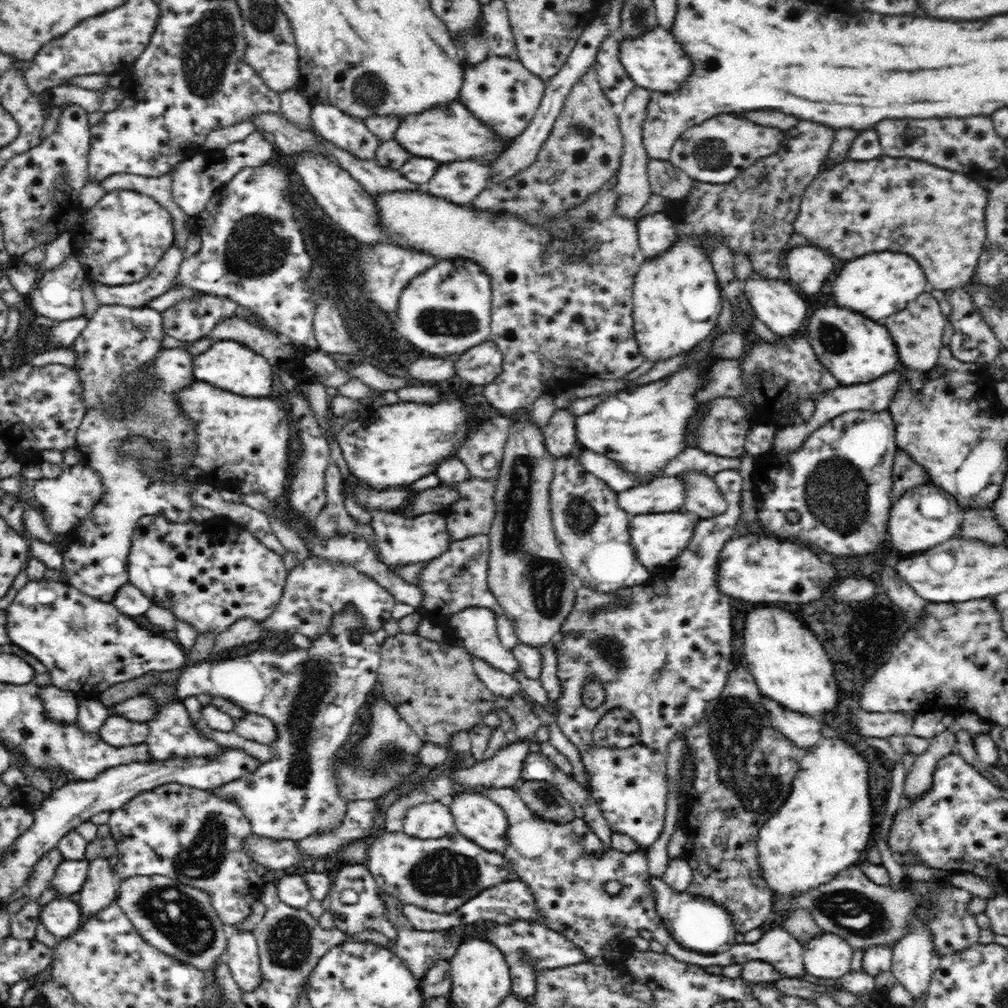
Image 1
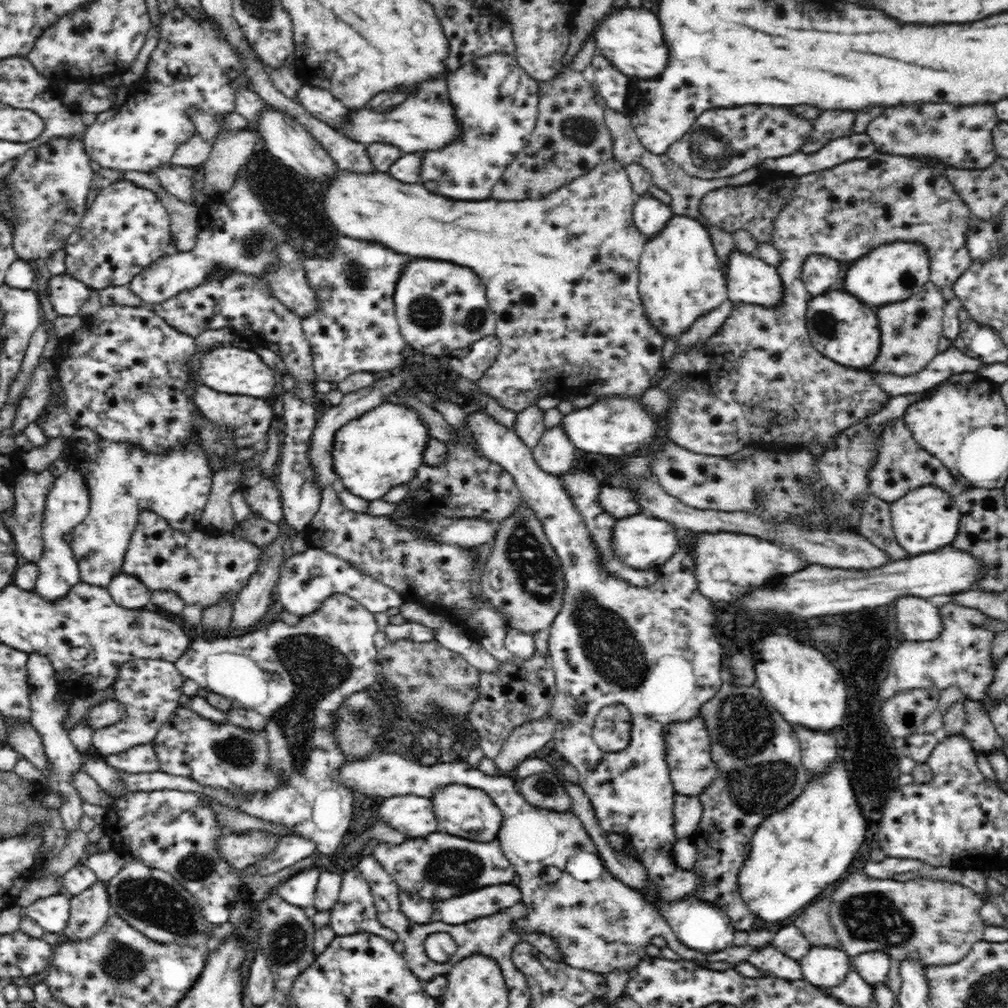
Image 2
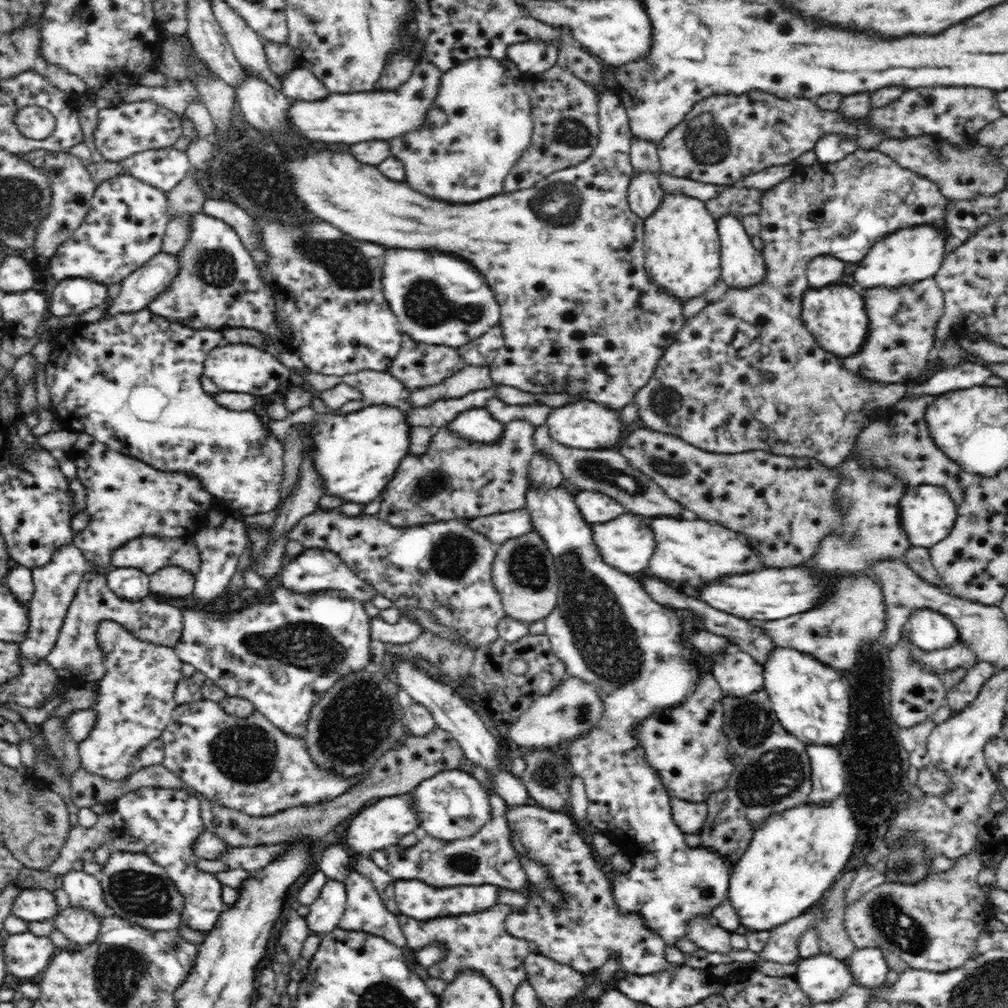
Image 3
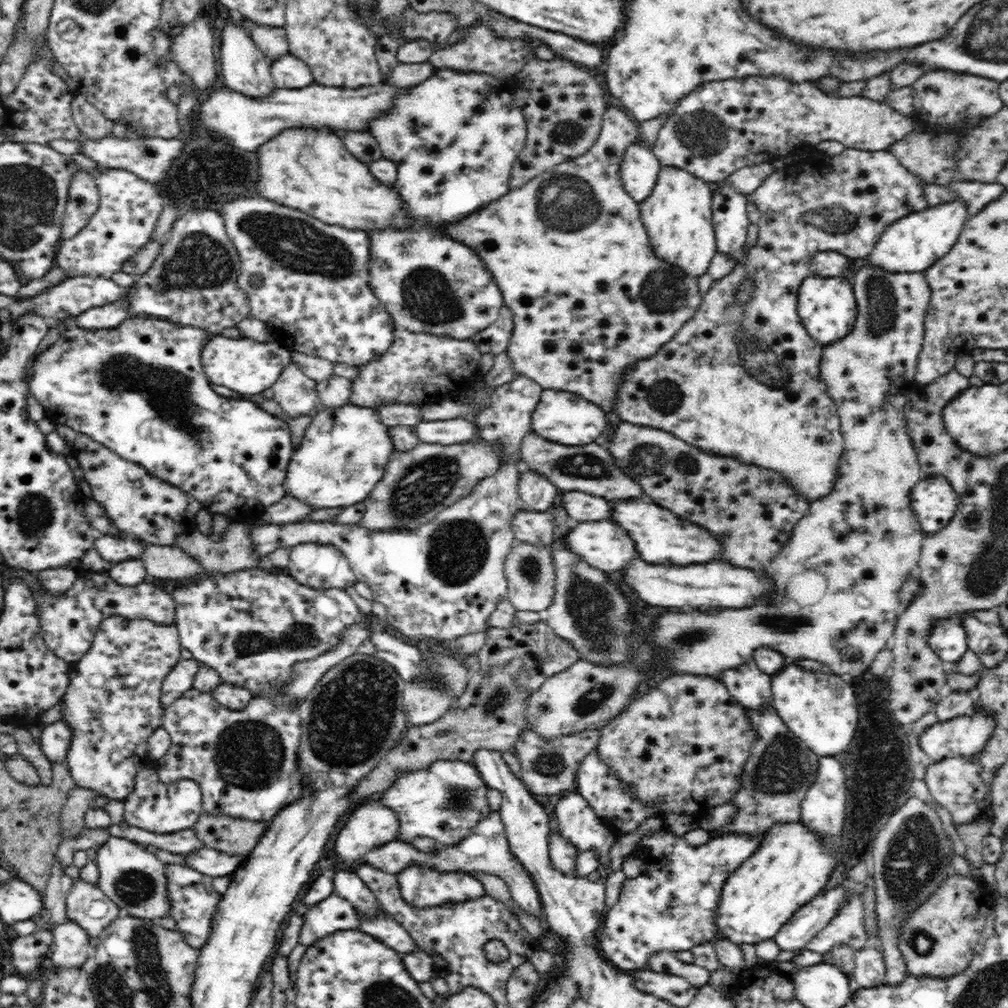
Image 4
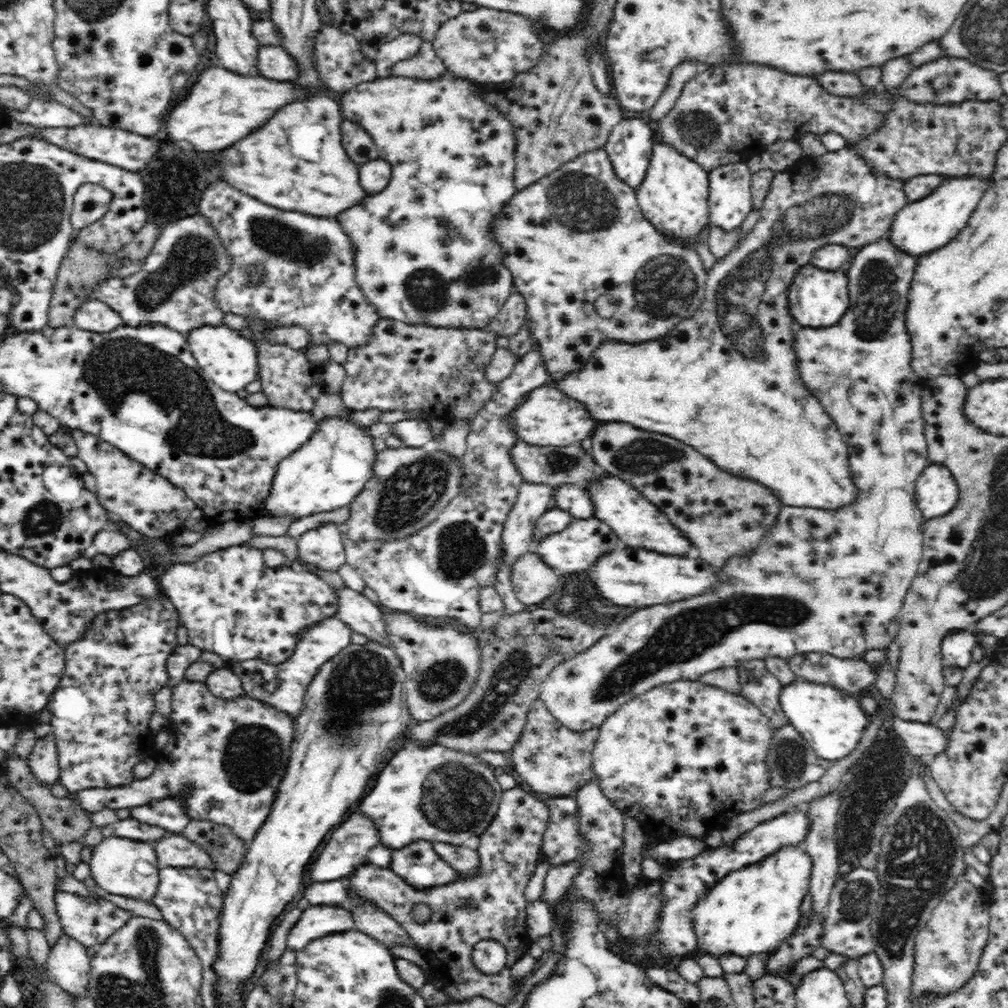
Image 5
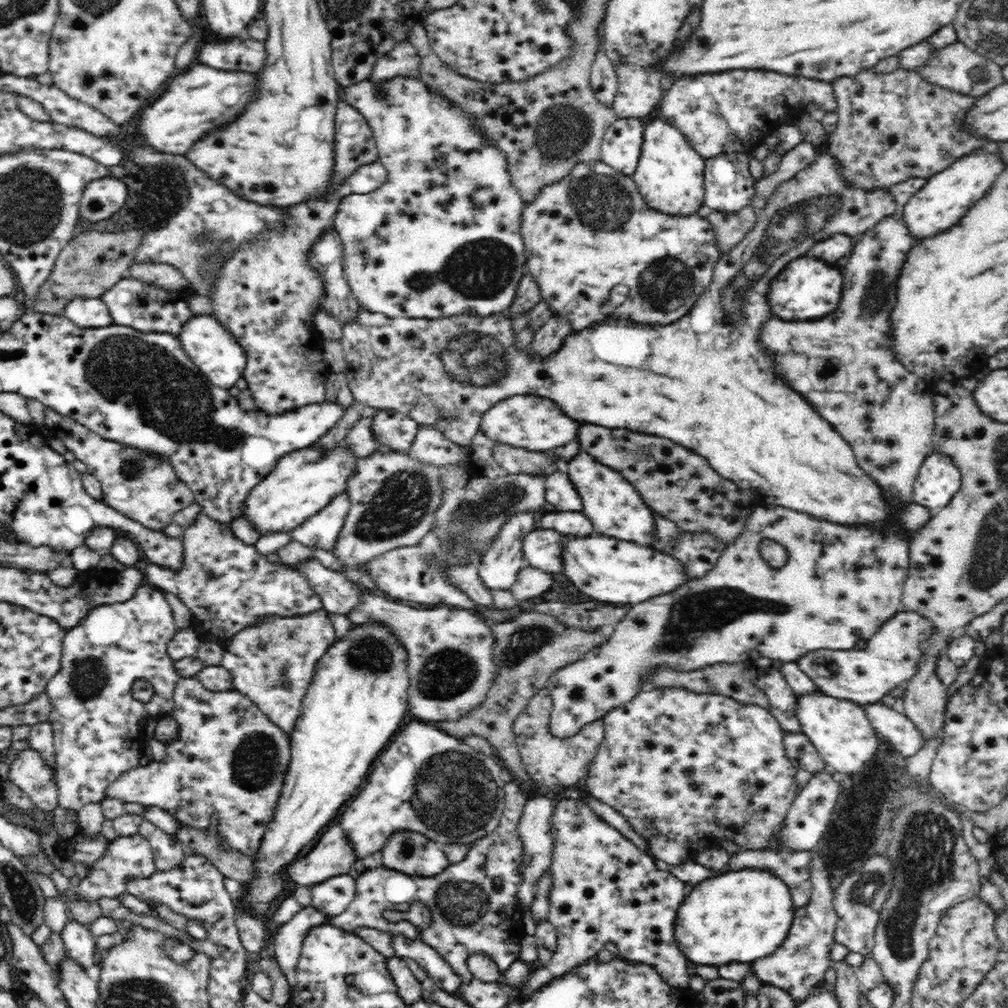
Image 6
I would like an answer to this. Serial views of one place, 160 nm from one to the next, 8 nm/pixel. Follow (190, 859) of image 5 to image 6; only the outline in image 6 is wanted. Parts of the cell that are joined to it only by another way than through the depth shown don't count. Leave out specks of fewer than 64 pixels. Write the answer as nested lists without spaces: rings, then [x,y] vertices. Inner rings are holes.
[[[146,819],[140,822],[139,834],[150,842],[157,872],[180,866],[182,860],[192,853],[177,839],[176,834],[164,832]]]

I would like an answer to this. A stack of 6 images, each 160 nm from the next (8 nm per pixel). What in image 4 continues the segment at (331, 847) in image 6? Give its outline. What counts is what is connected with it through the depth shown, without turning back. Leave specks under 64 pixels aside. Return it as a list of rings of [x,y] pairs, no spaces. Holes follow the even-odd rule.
[[[381,802],[362,804],[350,818],[350,824],[340,830],[334,850],[340,862],[358,860],[384,843],[399,840],[397,813]]]

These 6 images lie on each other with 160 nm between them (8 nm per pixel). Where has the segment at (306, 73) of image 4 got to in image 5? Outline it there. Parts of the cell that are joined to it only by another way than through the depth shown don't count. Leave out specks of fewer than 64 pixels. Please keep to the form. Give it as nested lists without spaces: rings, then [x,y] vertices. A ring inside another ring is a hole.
[[[281,46],[259,47],[256,69],[262,76],[278,82],[295,82],[300,72],[295,58]]]

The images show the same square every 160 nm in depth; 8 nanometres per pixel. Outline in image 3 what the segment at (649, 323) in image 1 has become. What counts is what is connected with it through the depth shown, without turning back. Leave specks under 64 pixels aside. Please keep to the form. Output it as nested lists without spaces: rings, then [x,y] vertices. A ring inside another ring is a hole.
[[[684,193],[664,194],[660,206],[643,221],[644,270],[660,290],[672,294],[672,297],[685,304],[693,298],[704,297],[711,287],[718,284],[721,280],[721,242],[717,233],[717,222],[704,206],[704,201],[688,197]]]

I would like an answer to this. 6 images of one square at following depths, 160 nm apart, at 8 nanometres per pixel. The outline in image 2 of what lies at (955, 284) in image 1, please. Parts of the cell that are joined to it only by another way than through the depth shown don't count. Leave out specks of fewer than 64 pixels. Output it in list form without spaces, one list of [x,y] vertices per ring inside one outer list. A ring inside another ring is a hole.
[[[876,150],[872,156],[865,159],[850,159],[848,162],[840,163],[838,166],[830,167],[823,171],[814,171],[807,175],[800,175],[798,177],[798,186],[792,194],[792,200],[788,202],[779,215],[775,218],[773,224],[771,244],[774,245],[782,254],[783,260],[779,266],[777,266],[777,272],[781,277],[781,284],[783,284],[784,298],[783,302],[780,302],[780,306],[764,307],[762,305],[752,305],[752,303],[736,304],[734,306],[734,312],[732,316],[724,322],[722,330],[706,344],[706,346],[700,346],[696,352],[690,352],[690,354],[680,354],[680,356],[674,356],[674,360],[668,364],[668,368],[672,372],[676,372],[674,376],[670,376],[668,380],[660,382],[660,388],[666,388],[674,394],[678,394],[678,402],[668,410],[666,414],[666,432],[670,436],[670,440],[674,440],[680,447],[684,447],[686,450],[695,452],[695,454],[712,455],[720,457],[730,457],[734,453],[747,447],[748,444],[766,444],[766,448],[772,445],[772,442],[798,442],[798,444],[810,444],[810,440],[818,440],[824,448],[832,448],[832,440],[834,440],[834,434],[836,432],[843,432],[851,428],[856,423],[862,422],[866,418],[870,418],[872,415],[880,412],[884,406],[888,405],[889,398],[885,394],[880,383],[877,383],[874,375],[871,371],[863,371],[850,369],[850,367],[839,365],[832,361],[828,357],[824,357],[820,354],[819,350],[816,350],[816,346],[812,344],[810,334],[807,327],[807,306],[808,301],[812,298],[812,295],[806,290],[806,285],[801,278],[804,260],[810,257],[811,254],[824,254],[836,257],[838,261],[841,261],[843,265],[847,265],[850,262],[858,260],[868,251],[874,250],[876,247],[882,246],[884,243],[893,243],[896,241],[916,241],[922,243],[928,252],[929,266],[931,270],[930,280],[936,288],[940,289],[940,293],[947,300],[954,298],[955,293],[952,293],[952,286],[955,280],[966,270],[972,260],[969,255],[969,250],[966,246],[967,228],[970,221],[974,218],[974,214],[965,204],[959,194],[956,193],[952,181],[947,176],[943,176],[939,172],[939,169],[931,168],[931,164],[925,164],[920,159],[916,159],[910,156],[890,155],[881,153]]]

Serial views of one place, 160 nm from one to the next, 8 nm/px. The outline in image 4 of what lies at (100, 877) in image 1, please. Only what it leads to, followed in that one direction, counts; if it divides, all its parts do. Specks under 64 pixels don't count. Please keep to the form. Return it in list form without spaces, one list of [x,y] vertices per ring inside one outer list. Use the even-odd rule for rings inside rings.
[[[72,920],[56,926],[53,931],[54,944],[47,960],[50,969],[57,966],[81,964],[92,949],[89,944],[90,935]]]

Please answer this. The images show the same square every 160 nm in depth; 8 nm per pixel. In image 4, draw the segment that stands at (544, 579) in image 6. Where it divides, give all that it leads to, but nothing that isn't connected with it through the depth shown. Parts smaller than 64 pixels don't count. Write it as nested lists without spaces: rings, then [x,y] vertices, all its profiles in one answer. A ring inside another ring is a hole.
[[[517,541],[504,558],[508,602],[517,612],[539,613],[546,610],[555,593],[555,566],[549,547]]]

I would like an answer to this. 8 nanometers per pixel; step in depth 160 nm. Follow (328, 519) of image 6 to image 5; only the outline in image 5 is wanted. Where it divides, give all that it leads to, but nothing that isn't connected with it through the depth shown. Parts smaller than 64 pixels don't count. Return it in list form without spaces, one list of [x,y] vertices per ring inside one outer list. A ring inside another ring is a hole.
[[[324,524],[320,528],[310,529],[297,537],[296,549],[298,549],[298,560],[295,566],[304,568],[317,575],[318,571],[328,571],[338,573],[341,566],[346,563],[345,548],[340,539],[341,529],[336,524]]]

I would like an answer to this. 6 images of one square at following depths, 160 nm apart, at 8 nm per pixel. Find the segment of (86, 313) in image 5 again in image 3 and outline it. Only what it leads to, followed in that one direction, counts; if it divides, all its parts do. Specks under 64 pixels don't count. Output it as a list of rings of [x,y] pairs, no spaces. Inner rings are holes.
[[[160,251],[121,282],[121,292],[107,308],[107,314],[128,313],[148,309],[149,304],[158,298],[160,293],[168,289],[168,286],[172,284],[178,273],[179,260],[177,260],[176,255]]]

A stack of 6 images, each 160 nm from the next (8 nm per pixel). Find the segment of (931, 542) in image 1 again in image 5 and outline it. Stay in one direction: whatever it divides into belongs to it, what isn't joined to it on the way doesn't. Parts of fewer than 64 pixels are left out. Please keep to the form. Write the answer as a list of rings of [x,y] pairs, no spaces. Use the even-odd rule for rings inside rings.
[[[929,464],[917,478],[915,497],[925,520],[942,518],[956,506],[959,488],[948,467]]]

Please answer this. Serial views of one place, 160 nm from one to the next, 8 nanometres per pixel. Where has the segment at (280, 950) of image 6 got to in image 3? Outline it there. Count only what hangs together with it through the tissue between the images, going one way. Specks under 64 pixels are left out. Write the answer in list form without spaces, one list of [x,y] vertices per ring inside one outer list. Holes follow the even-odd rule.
[[[328,879],[320,897],[310,905],[310,913],[305,917],[310,934],[324,936],[337,929],[346,908],[345,885]]]

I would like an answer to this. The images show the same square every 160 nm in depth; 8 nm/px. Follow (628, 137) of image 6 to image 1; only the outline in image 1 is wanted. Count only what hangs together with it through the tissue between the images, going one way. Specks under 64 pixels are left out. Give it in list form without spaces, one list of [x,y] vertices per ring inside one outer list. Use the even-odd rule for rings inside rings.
[[[664,211],[641,218],[637,222],[637,235],[646,261],[665,253],[677,238],[676,226]]]

